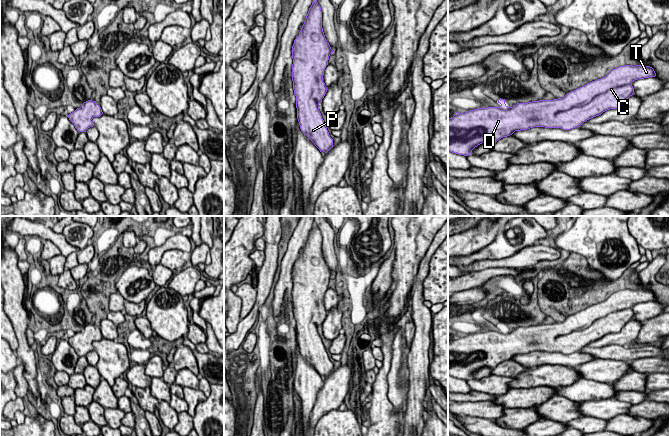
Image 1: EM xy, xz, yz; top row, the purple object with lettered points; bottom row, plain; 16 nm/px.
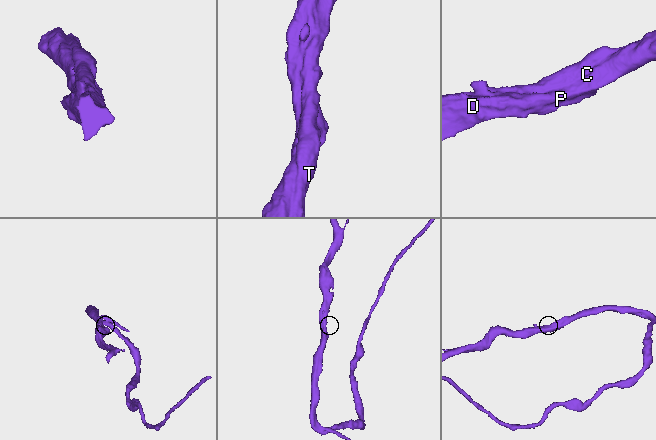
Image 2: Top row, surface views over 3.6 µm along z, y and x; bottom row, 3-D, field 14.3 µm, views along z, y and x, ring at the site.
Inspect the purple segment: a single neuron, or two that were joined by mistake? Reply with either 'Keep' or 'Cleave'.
Keep

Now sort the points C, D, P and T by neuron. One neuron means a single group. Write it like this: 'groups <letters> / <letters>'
groups C D P T

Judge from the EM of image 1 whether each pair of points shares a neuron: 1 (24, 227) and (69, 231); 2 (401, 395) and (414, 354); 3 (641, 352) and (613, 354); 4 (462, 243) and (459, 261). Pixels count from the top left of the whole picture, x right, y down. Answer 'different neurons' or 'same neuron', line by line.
1: different neurons
2: different neurons
3: same neuron
4: different neurons

